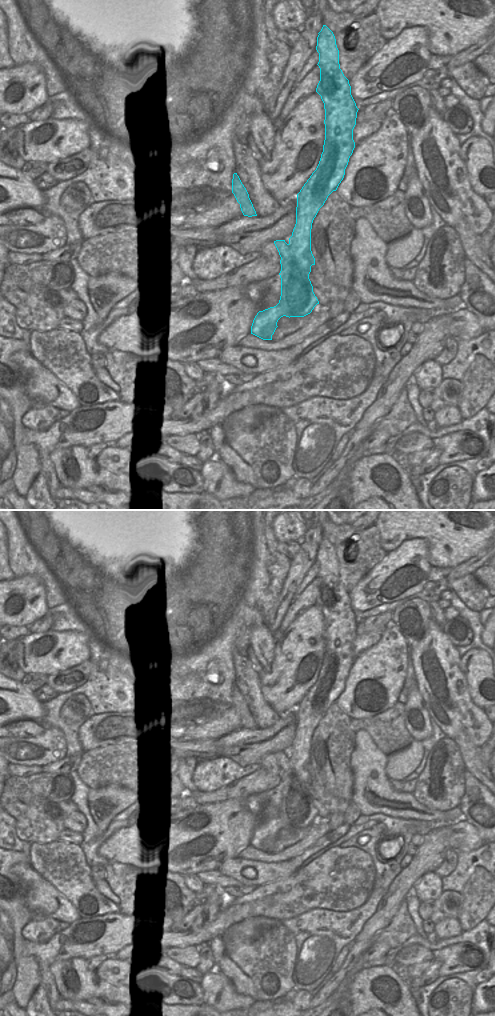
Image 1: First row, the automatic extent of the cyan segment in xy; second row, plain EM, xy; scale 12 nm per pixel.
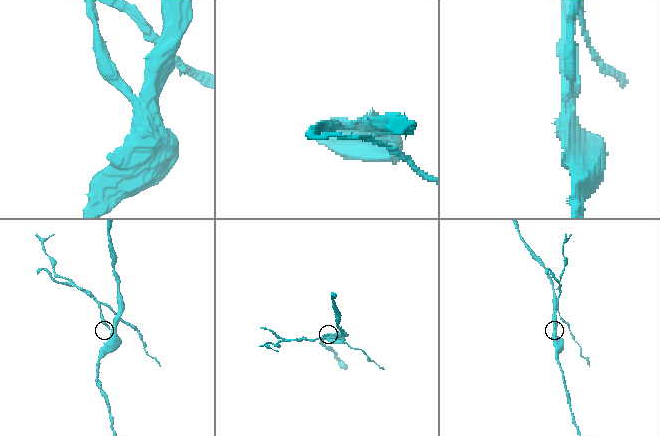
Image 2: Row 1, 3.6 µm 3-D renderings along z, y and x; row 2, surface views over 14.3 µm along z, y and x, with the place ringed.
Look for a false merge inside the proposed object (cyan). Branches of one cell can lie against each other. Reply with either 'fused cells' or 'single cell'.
fused cells

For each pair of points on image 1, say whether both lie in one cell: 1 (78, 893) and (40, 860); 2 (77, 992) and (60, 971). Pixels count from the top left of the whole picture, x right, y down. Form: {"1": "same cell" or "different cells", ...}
{"1": "same cell", "2": "same cell"}

